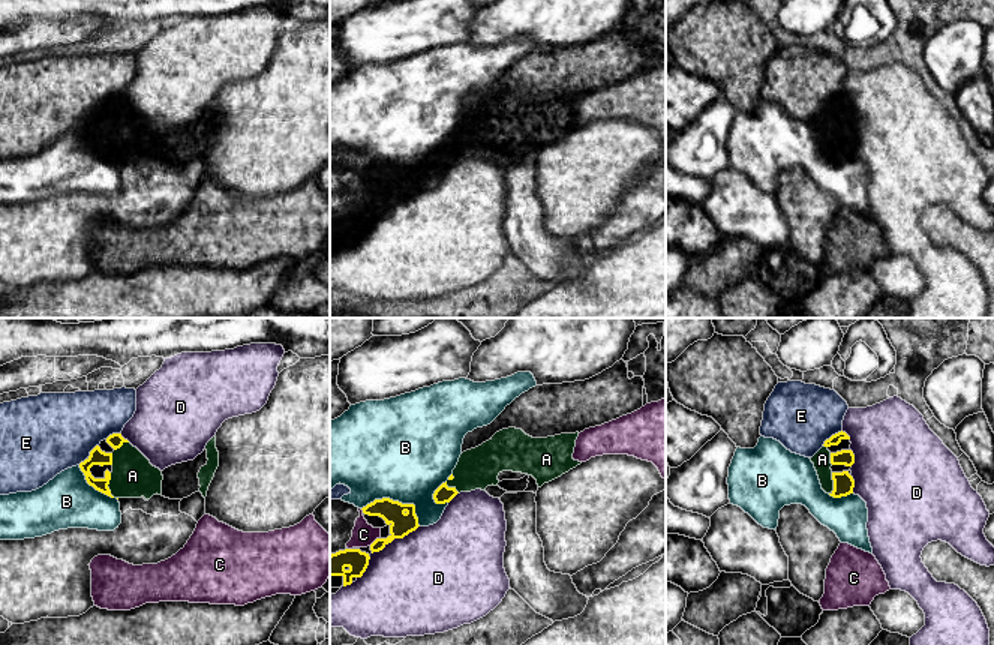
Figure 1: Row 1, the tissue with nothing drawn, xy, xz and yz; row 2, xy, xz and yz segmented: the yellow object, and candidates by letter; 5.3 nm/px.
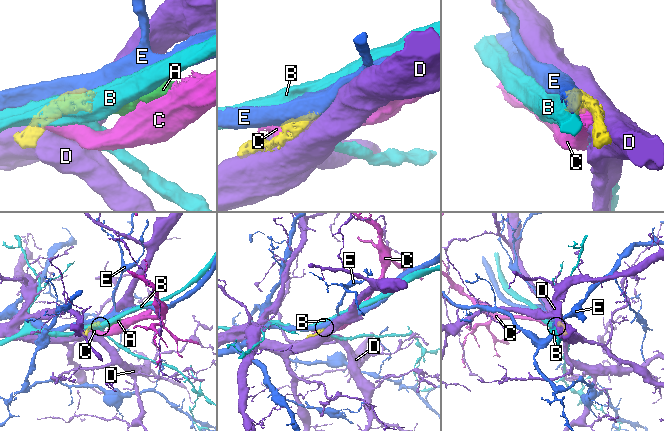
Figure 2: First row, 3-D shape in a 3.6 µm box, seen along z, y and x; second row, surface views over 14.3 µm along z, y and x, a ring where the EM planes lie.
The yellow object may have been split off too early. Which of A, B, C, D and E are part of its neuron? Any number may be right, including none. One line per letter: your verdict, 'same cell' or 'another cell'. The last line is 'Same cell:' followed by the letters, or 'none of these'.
A: same cell
B: another cell
C: another cell
D: another cell
E: another cell
Same cell: A

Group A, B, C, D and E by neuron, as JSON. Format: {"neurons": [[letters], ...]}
{"neurons": [["A"], ["B"], ["C"], ["D"], ["E"]]}

